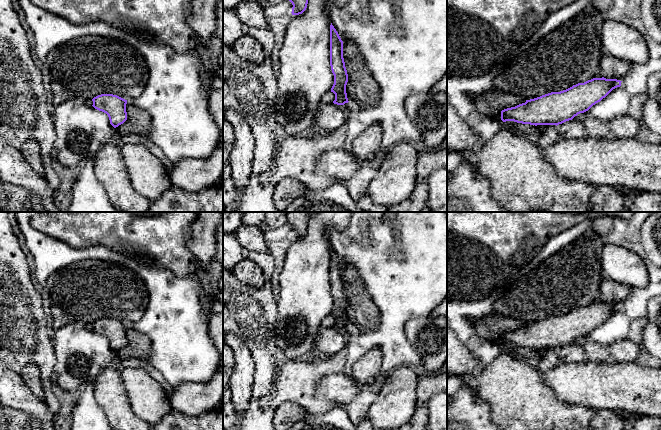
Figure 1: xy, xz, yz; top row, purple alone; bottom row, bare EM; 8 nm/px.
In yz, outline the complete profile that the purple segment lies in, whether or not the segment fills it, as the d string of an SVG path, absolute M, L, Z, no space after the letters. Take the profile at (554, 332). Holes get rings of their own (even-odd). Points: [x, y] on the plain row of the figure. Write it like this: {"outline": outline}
{"outline": "M593 302L584 307L578 307L572 311L560 315L551 316L540 321L526 324L525 327L501 335L501 344L514 345L530 349L559 349L572 344L580 337L588 335L593 329L605 322L613 313L621 310L620 304Z"}

